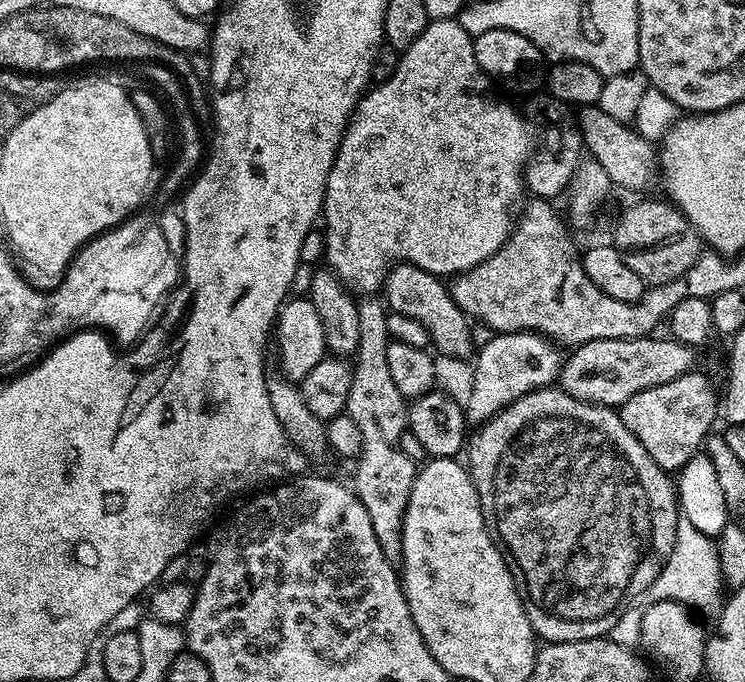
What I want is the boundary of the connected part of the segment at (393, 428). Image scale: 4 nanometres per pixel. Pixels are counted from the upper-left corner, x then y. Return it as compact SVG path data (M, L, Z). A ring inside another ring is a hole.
M364 296L357 301L359 344L354 353L352 385L346 413L354 420L361 434L361 452L356 465L356 497L370 514L374 538L382 546L382 554L393 566L400 564L402 554L402 522L410 500L410 490L416 481L417 461L411 460L400 448L402 434L408 428L408 410L398 386L394 386L390 366L386 363L386 346L389 342L388 312L383 301L376 296Z

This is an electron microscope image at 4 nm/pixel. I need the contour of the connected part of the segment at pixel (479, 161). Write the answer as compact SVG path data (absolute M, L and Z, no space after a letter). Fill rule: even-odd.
M459 19L433 20L426 26L426 30L422 30L422 34L418 34L418 38L409 48L400 52L400 60L396 64L394 74L390 74L388 80L369 87L360 97L347 126L344 127L344 137L338 146L334 166L330 166L322 213L324 260L349 292L379 293L394 264L413 264L432 276L455 278L460 273L468 272L474 266L486 262L486 258L493 256L512 237L512 229L518 219L518 209L526 196L524 169L528 167L534 151L534 136L525 117L521 113L519 116L506 101L492 96L488 84L490 85L490 77L478 66L478 58L474 54L474 37L462 30Z

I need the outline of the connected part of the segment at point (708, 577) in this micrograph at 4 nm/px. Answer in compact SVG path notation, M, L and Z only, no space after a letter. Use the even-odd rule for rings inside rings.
M680 515L676 523L676 541L670 550L670 558L664 564L658 578L654 578L646 596L649 601L676 600L697 613L719 613L726 596L726 585L720 569L720 550L717 541L702 534L702 530L690 526L689 520Z

